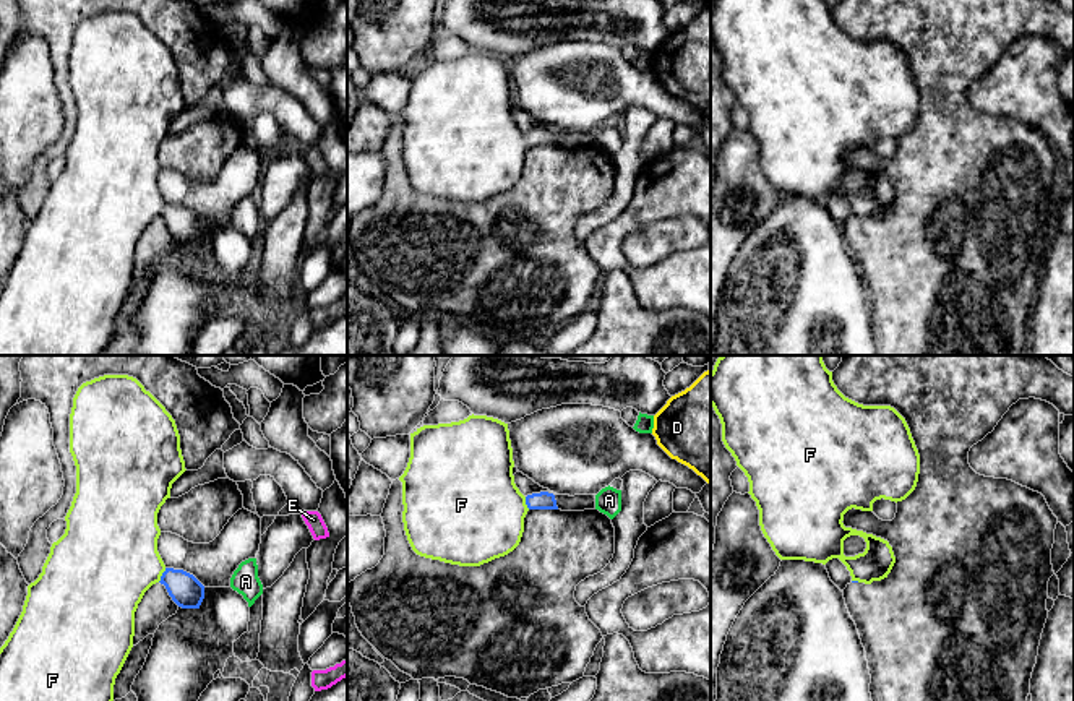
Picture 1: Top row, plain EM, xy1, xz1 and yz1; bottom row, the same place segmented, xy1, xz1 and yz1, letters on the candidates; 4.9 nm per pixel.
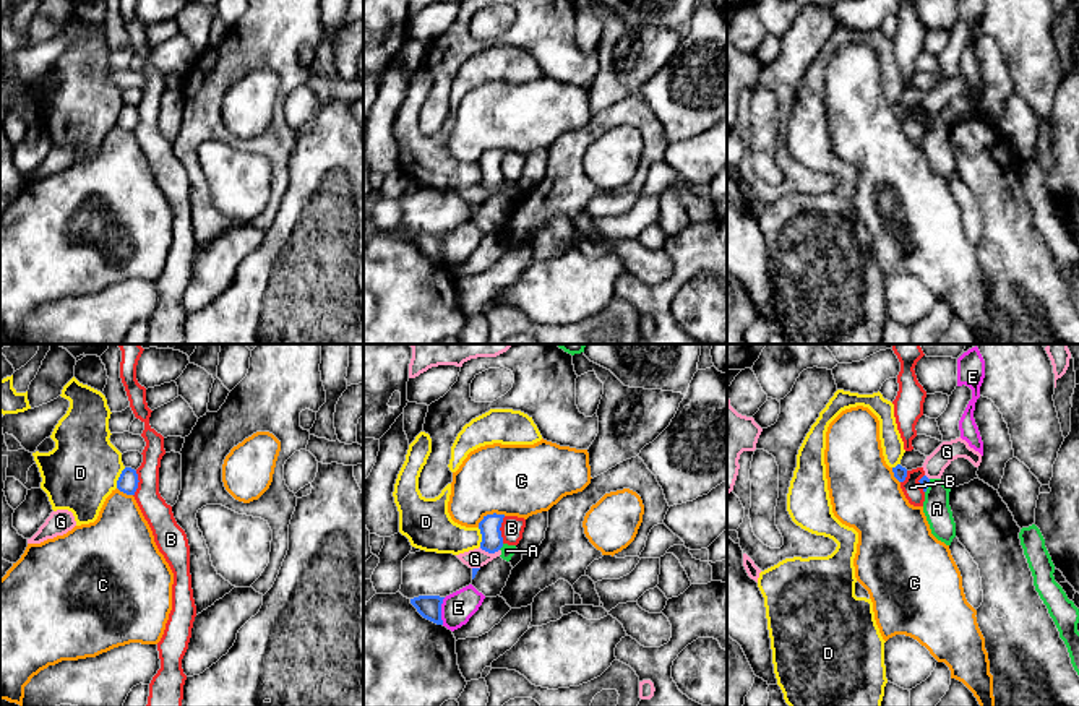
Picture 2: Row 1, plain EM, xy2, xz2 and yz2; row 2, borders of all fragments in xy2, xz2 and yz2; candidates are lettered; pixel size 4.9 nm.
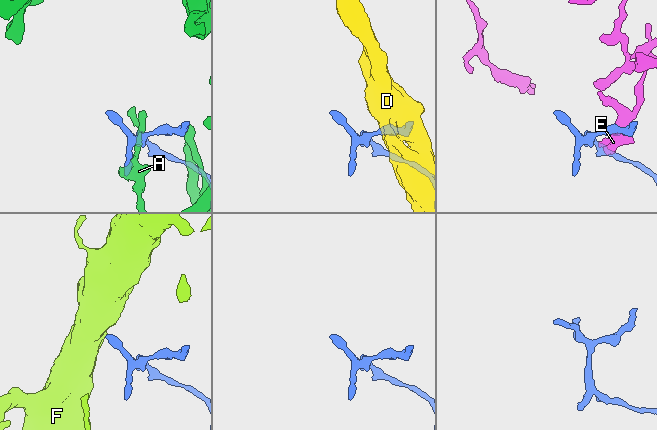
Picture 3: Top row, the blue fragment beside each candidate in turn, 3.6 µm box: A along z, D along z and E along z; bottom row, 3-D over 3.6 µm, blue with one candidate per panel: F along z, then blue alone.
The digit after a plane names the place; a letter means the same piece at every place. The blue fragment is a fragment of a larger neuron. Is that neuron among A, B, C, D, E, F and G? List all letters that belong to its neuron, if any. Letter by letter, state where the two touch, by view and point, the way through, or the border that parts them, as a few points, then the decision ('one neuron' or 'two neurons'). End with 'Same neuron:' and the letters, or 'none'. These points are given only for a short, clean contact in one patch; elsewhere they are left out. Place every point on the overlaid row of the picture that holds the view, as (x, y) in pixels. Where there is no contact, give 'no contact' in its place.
A: xz2 (500, 547) | two neurons
B: xz2 (498, 529) | along xz2 (505, 516), (500, 526), (502, 542) | two neurons
C: xz2 (490, 515) | along xz2 (505, 515), (487, 515), (477, 526) | two neurons
D: xy2 (119, 477) | along xy2 (125, 468), (116, 487) | two neurons
E: xz2 (440, 611) | along xz2 (445, 598), (442, 624) | two neurons
F: xy1 (163, 575) | across xy1 (185, 589), (177, 581), (163, 575), (128, 562), (114, 562) | one neuron
G: xz2 (489, 552) | along xz2 (479, 547), (489, 552), (498, 551) | two neurons
Same neuron: F

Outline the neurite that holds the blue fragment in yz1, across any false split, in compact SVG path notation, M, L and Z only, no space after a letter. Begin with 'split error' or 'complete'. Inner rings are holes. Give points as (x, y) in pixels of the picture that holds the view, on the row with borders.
split error; M720 355L711 372L711 406L722 424L722 441L732 453L737 466L745 472L750 482L750 495L756 501L759 510L759 526L771 544L772 550L780 560L805 560L826 565L832 558L839 558L850 571L852 583L871 584L881 581L891 573L896 557L887 540L844 526L844 514L855 508L861 511L873 511L876 500L902 501L917 487L920 474L920 454L912 438L910 428L905 419L891 406L863 406L845 398L832 381L832 372L829 372L823 362L823 355ZM850 535L860 535L866 542L863 553L855 557L844 555L844 540Z

